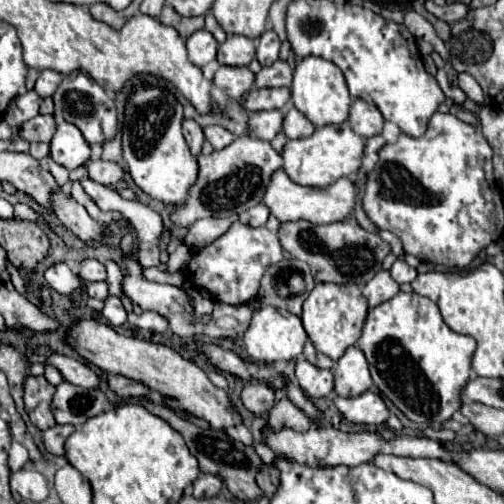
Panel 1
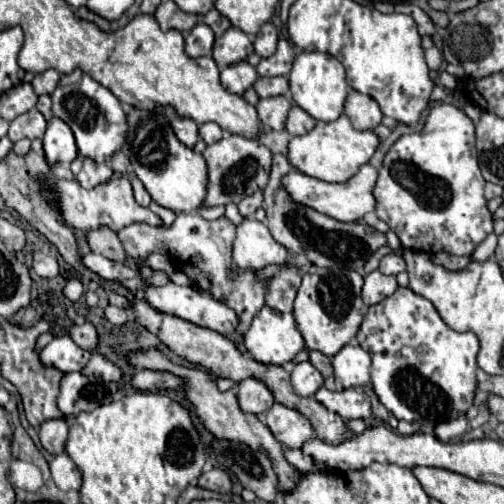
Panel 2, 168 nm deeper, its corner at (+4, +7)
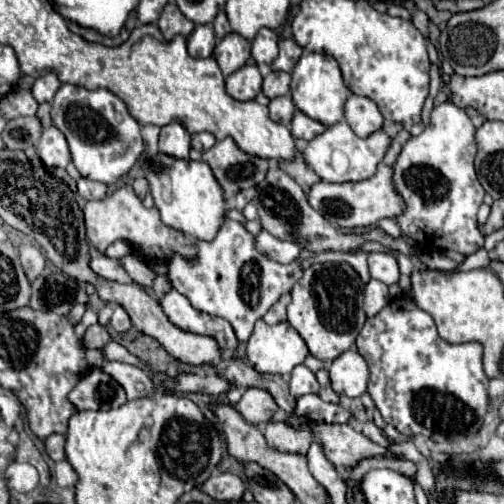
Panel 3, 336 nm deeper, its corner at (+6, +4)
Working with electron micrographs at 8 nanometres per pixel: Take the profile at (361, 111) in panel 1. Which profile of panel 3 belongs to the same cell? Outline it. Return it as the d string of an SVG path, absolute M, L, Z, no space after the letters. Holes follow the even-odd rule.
M351 95L345 103L345 121L359 137L369 137L383 125L383 115L379 107L361 95Z

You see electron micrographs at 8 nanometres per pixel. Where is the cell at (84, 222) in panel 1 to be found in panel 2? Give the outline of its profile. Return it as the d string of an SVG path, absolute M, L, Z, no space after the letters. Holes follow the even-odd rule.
M99 226L99 228L87 230L85 238L87 238L91 252L103 254L109 260L119 260L119 262L125 260L125 252L123 252L123 246L119 244L117 232L111 230L109 226Z

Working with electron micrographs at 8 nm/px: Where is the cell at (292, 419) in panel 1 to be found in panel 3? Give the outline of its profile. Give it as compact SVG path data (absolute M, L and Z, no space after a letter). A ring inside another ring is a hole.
M271 421L265 431L267 445L271 449L277 449L281 453L301 453L305 455L309 451L309 445L313 441L313 433L309 429L293 429L285 421Z

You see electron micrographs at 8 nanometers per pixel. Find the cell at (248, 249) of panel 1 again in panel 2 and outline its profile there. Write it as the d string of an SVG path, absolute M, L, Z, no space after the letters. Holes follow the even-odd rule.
M245 218L237 226L229 278L237 278L239 270L257 272L267 264L283 264L285 260L287 250L273 240L269 228L263 222L255 218Z

